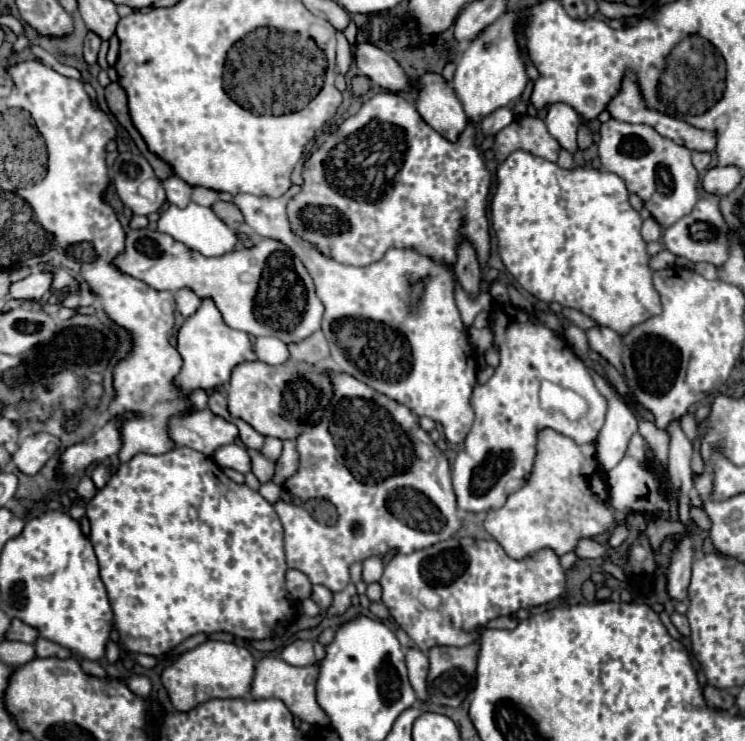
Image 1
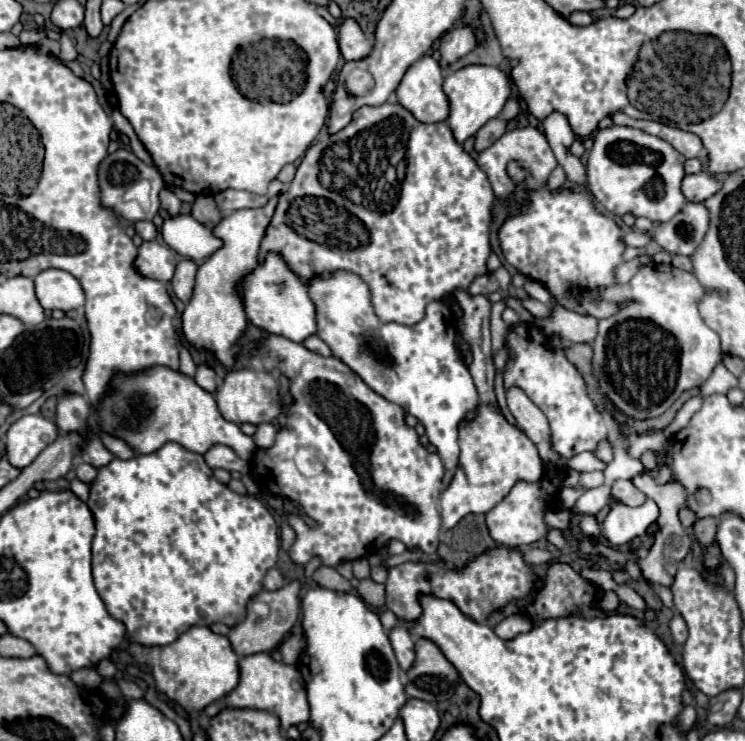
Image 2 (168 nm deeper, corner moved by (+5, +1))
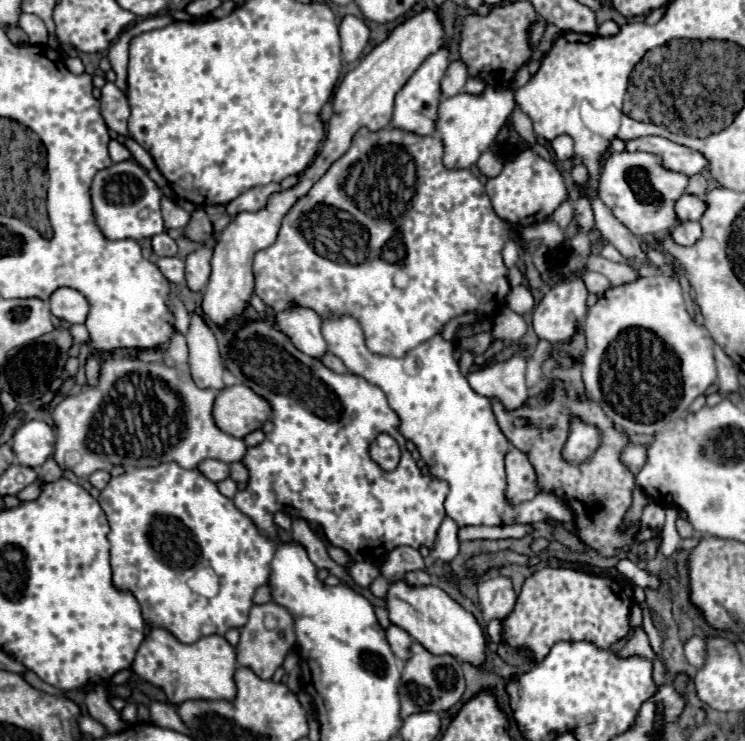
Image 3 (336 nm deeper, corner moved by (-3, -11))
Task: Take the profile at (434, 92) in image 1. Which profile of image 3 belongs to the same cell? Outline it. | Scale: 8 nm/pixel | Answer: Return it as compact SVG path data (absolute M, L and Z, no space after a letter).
M440 48L436 54L426 58L426 62L412 74L408 84L396 94L396 108L392 116L392 126L400 130L408 130L414 134L434 134L438 122L438 104L442 100L442 78L448 68L448 52Z

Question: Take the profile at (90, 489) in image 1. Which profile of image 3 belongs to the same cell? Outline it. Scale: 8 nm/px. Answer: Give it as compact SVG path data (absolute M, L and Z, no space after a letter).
M98 470L98 472L94 472L94 474L88 478L88 482L90 482L94 488L98 488L98 490L104 490L106 484L108 484L108 480L110 480L110 474L104 472L104 470Z

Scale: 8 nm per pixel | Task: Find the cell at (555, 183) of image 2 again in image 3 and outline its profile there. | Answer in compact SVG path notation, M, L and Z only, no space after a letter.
M564 200L564 202L556 208L556 212L552 214L552 220L558 222L562 228L566 228L568 222L572 220L572 214L574 214L574 206L572 206L572 202L570 202L570 200Z

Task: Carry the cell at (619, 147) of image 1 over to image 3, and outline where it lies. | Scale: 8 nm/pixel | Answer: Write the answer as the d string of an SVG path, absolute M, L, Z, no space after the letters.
M612 152L602 166L598 196L614 212L614 216L634 234L658 234L672 230L678 224L674 204L686 192L688 176L666 170L658 154L650 152Z

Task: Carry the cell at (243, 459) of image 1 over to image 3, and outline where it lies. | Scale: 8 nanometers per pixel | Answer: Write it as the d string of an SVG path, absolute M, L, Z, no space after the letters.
M204 460L198 470L212 482L220 482L226 480L230 476L230 466L224 464L222 460Z

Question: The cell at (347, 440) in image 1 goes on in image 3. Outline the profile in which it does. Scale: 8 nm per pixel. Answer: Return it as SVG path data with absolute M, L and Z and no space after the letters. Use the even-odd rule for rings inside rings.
M268 316L268 320L248 322L238 330L230 346L226 368L240 384L250 386L272 406L274 432L266 434L262 444L248 448L244 464L250 472L250 480L246 490L234 496L236 508L250 516L262 532L274 532L272 514L280 510L292 518L318 522L328 542L348 552L352 562L376 564L398 546L412 546L416 550L420 546L426 546L428 550L434 548L436 532L446 516L444 500L448 494L448 484L440 478L422 474L422 470L416 466L414 458L406 450L406 438L398 430L400 418L388 406L380 388L356 374L336 374L320 360L302 354L282 332L274 330L272 316ZM378 434L390 434L402 450L400 464L392 472L382 470L368 454L368 448Z

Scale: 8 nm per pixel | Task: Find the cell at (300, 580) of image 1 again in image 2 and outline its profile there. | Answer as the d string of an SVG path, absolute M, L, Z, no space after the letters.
M276 568L268 570L266 576L264 576L264 582L262 582L264 590L276 590L276 588L282 588L282 584L284 584L282 582L282 574Z

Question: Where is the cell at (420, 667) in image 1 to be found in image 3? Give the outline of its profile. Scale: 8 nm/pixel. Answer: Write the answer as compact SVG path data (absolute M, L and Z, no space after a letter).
M392 626L386 630L386 638L388 638L388 644L390 644L392 652L396 654L396 658L402 658L402 662L408 660L408 648L414 642L412 636L408 636L408 632L404 632L402 628Z

